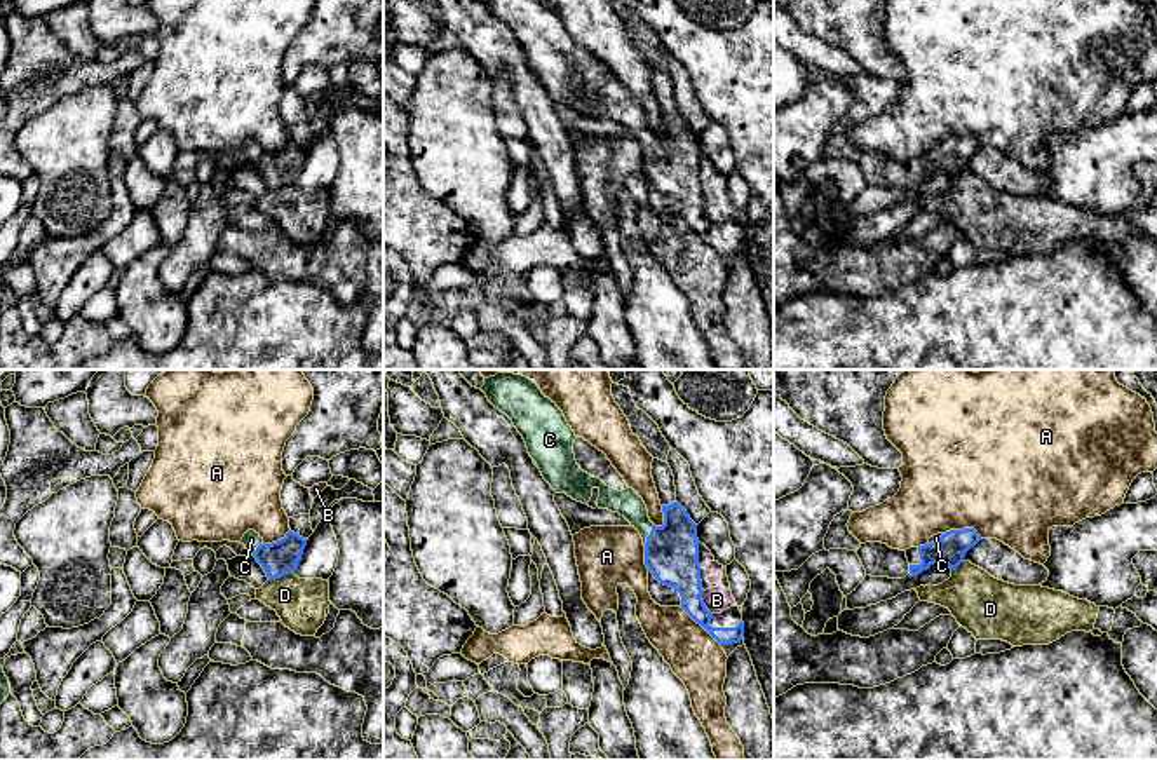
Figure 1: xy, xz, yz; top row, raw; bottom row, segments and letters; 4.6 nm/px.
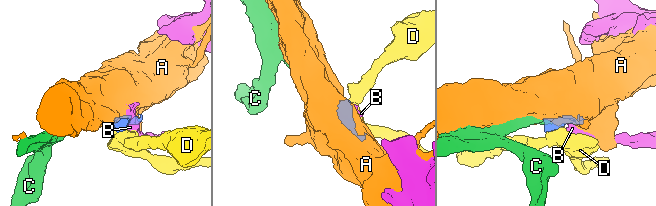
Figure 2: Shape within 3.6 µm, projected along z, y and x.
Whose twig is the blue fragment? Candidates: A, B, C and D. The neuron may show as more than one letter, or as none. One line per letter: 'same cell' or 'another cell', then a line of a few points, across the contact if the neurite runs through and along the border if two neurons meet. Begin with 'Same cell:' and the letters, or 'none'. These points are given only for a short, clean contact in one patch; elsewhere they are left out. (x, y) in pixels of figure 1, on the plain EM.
Same cell: C
A: another cell
B: another cell; line xz (703, 201), (703, 211), (711, 223)
C: same cell; line xz (671, 161), (649, 145), (628, 112)
D: another cell; line xy (293, 182), (269, 190)

